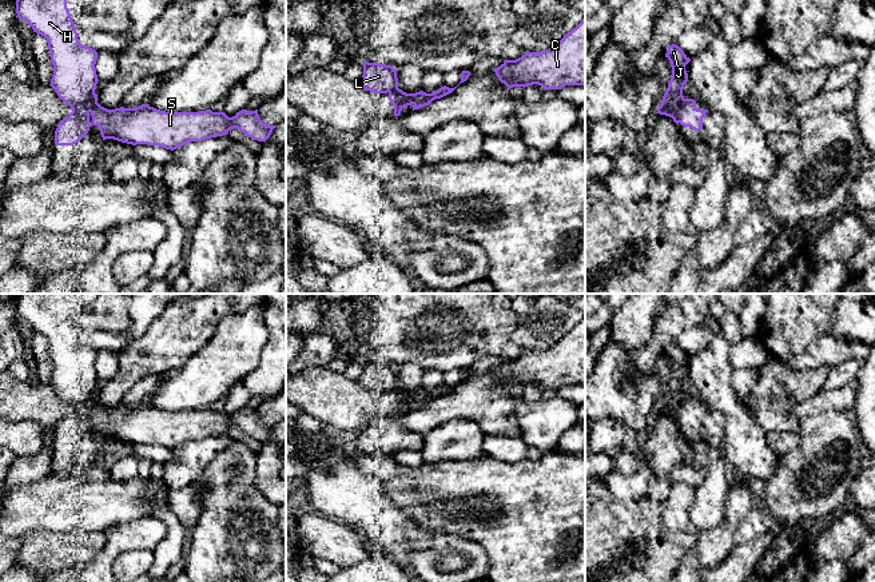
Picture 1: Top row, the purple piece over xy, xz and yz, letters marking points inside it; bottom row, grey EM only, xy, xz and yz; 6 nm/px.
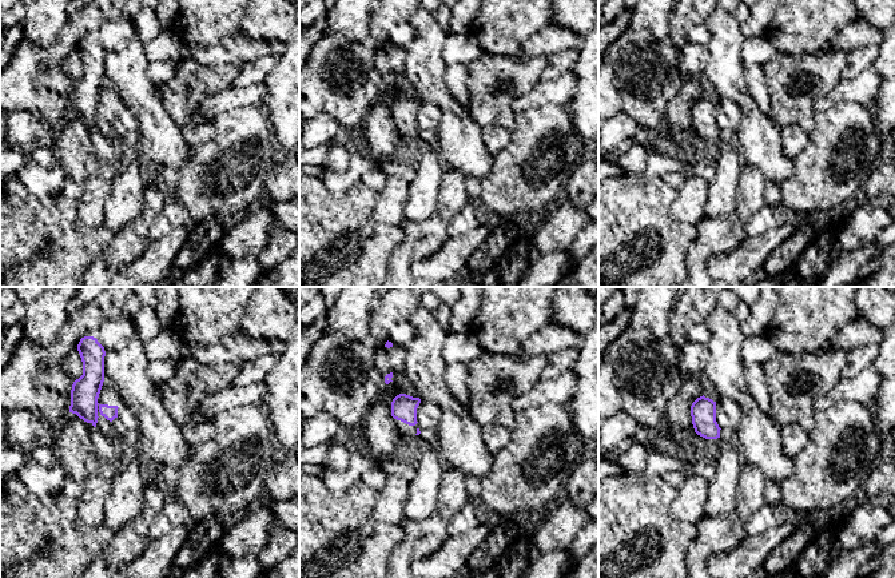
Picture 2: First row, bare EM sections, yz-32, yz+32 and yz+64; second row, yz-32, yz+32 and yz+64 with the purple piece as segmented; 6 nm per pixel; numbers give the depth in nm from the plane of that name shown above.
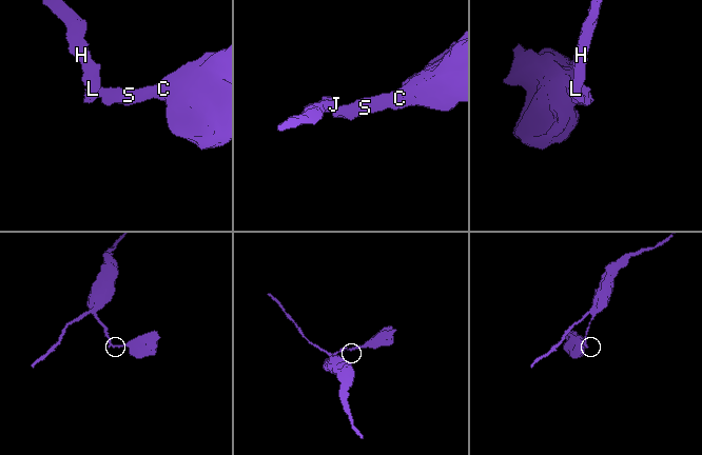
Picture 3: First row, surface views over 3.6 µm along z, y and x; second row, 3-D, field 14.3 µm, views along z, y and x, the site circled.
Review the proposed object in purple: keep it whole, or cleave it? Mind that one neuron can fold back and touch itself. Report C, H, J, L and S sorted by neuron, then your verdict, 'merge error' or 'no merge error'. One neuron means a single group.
C S / H J L; merge error

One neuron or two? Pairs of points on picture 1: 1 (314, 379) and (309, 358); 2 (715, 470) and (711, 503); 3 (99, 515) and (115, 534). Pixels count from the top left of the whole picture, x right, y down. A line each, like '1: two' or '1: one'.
1: two
2: one
3: two

